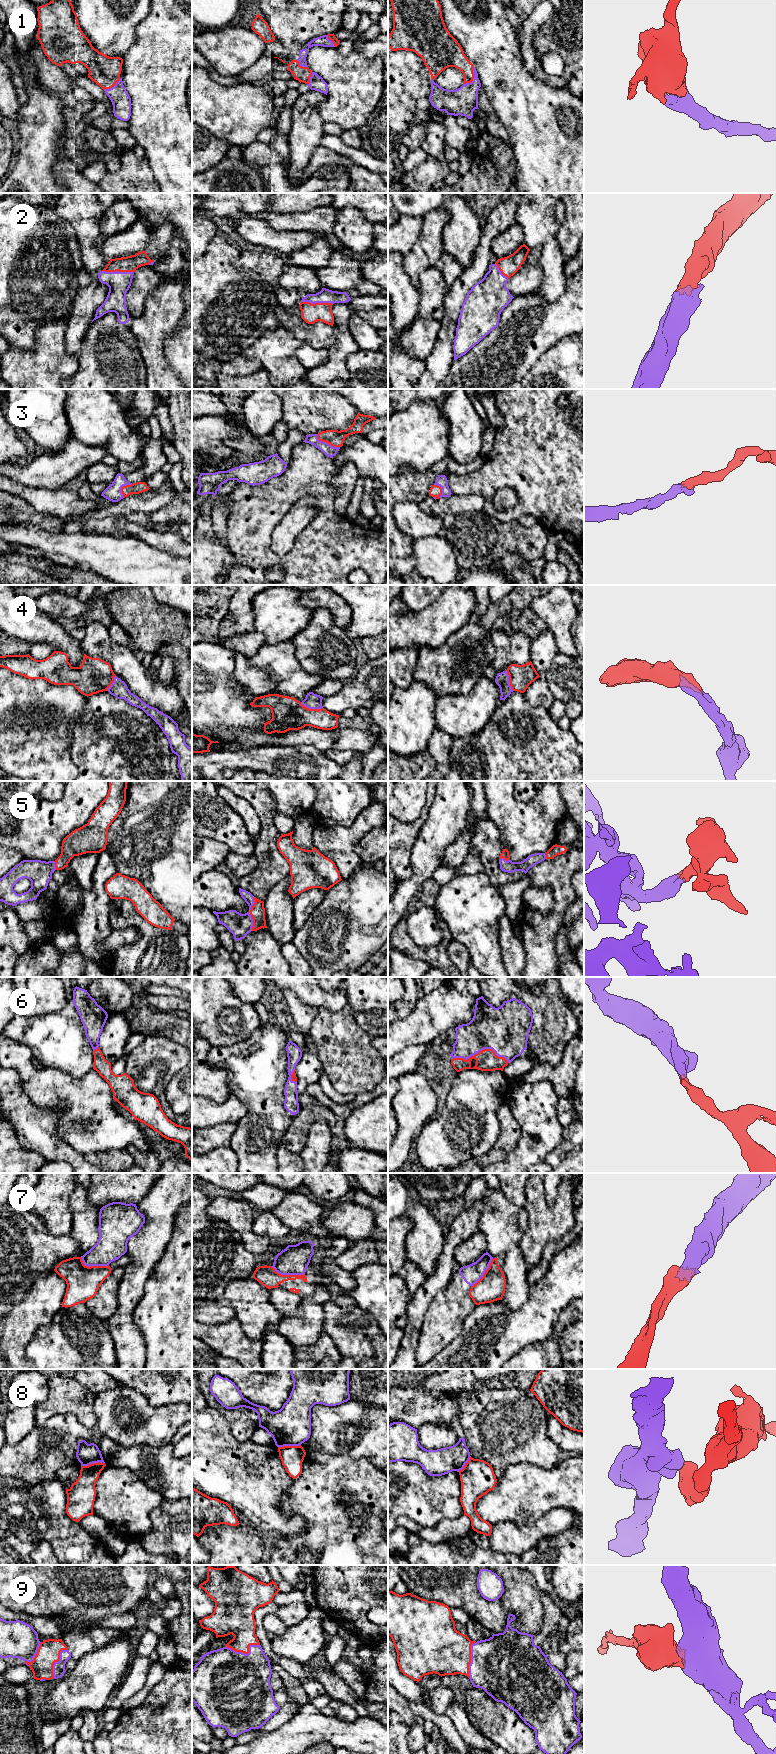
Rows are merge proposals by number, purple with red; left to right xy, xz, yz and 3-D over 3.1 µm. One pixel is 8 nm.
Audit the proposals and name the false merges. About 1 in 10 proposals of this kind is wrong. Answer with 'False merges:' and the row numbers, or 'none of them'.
False merges: 7, 8

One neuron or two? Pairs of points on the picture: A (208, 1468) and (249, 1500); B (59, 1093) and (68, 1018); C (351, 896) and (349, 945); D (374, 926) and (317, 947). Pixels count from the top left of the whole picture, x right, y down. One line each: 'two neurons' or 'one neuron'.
A: one neuron
B: two neurons
C: one neuron
D: one neuron

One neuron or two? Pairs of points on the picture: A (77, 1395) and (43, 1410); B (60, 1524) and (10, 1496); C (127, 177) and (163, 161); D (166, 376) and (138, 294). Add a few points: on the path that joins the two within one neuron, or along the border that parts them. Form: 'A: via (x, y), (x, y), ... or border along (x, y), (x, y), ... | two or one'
A: via (69, 1397), (64, 1397), (51, 1406) | one
B: via (48, 1513), (27, 1511), (22, 1508) | one
C: border along (145, 159), (157, 182) | two
D: border along (156, 289), (147, 297), (144, 311), (130, 320) | two

